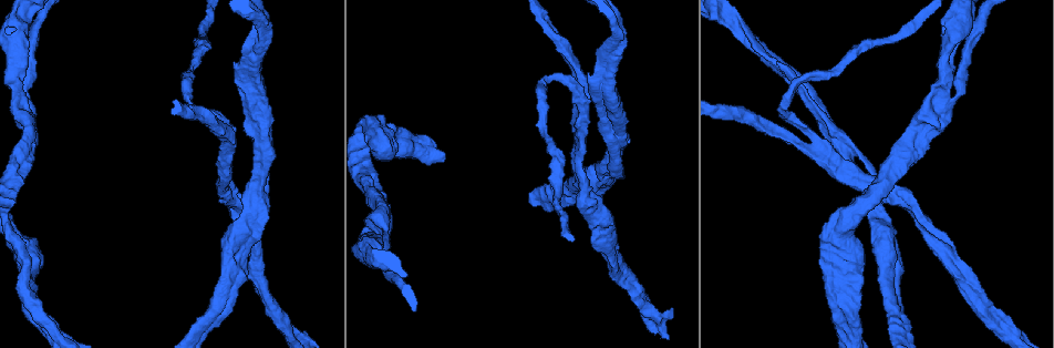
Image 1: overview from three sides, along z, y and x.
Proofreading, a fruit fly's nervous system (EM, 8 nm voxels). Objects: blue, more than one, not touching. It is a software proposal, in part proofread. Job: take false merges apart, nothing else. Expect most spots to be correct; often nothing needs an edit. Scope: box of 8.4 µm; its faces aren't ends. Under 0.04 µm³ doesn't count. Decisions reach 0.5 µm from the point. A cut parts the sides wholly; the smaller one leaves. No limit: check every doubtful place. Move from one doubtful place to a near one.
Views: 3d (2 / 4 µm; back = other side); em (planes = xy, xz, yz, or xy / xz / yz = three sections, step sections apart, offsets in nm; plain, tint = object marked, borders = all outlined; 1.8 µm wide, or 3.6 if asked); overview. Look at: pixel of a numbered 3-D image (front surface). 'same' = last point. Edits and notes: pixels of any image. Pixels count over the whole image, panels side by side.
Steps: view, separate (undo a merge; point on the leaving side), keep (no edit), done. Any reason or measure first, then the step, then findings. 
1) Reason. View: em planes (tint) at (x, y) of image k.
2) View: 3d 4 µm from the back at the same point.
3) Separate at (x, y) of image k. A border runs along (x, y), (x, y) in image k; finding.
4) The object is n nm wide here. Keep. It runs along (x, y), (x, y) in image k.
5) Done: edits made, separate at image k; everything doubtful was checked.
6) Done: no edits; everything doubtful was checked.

Three-way junction. View: 3d 4 µm at (23, 23) of image 1.

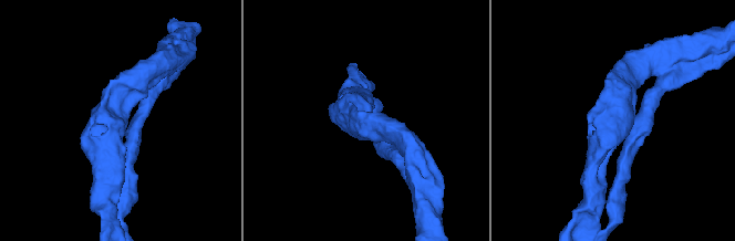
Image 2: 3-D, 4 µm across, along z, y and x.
View: em yz step 16 (tint) at (115, 120) of image 2.

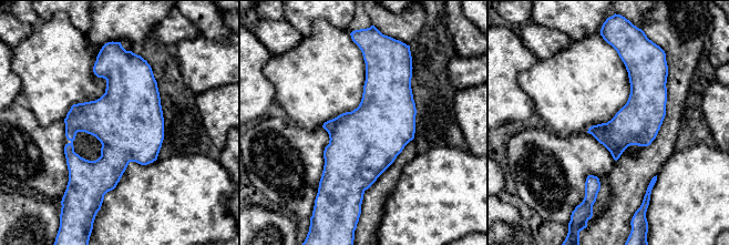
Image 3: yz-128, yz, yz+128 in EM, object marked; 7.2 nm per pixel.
Keep. One cell here.

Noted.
A narrow waist. View: em xz step 16 (tint) at (376, 231) of image 1.

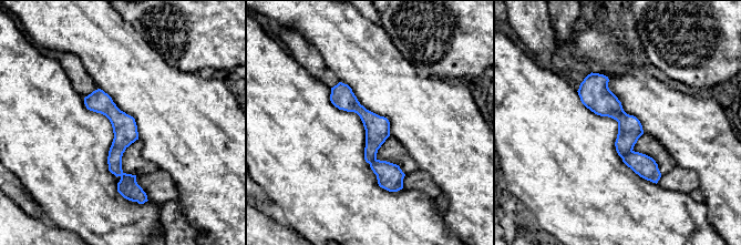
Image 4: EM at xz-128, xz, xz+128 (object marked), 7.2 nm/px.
Keep. It runs along (590, 77), (655, 176) in image 4; one cell here.

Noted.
Arms run side by side. View: em yz step 8 (tint) at (581, 116) of image 1.

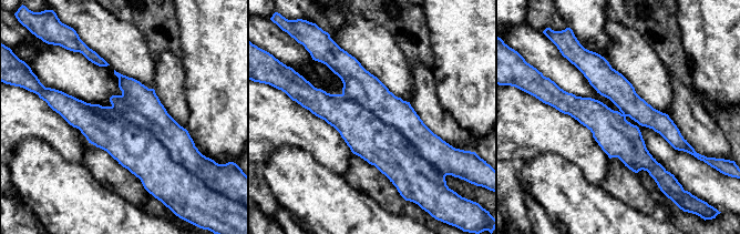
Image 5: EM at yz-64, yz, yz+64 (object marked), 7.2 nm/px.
View: em planes (borders) at the same point.

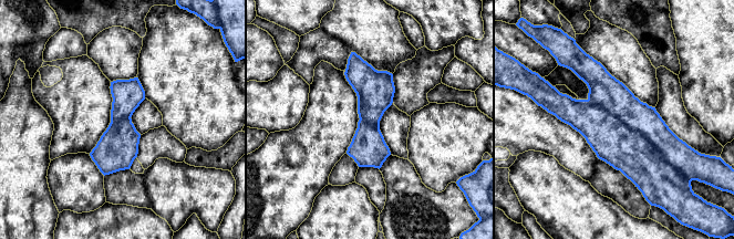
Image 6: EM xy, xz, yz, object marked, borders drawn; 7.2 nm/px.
Keep. It runs along (353, 56), (370, 84), (378, 165) in image 6; one cell here.

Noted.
Done: no edits; everything doubtful was checked.

